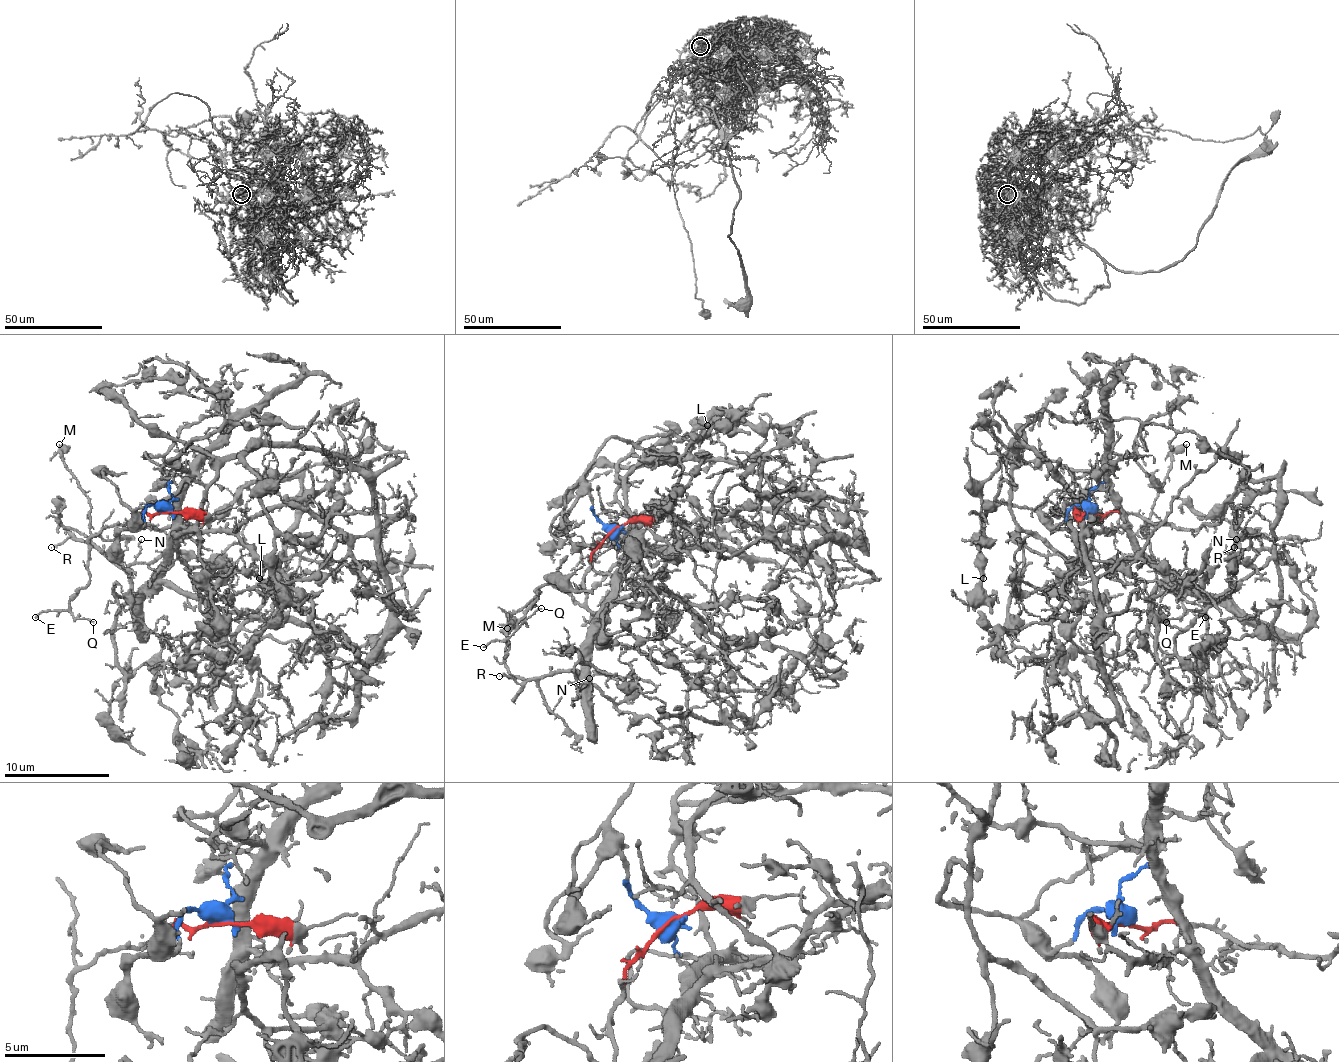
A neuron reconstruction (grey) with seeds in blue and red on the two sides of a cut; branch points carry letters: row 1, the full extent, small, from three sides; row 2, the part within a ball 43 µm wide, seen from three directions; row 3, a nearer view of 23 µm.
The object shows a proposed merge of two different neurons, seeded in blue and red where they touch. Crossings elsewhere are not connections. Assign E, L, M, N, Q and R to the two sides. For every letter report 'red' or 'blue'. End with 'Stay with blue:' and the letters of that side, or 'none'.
E: red
L: blue
M: red
N: blue
Q: red
R: blue
Stay with blue: L, N, R

